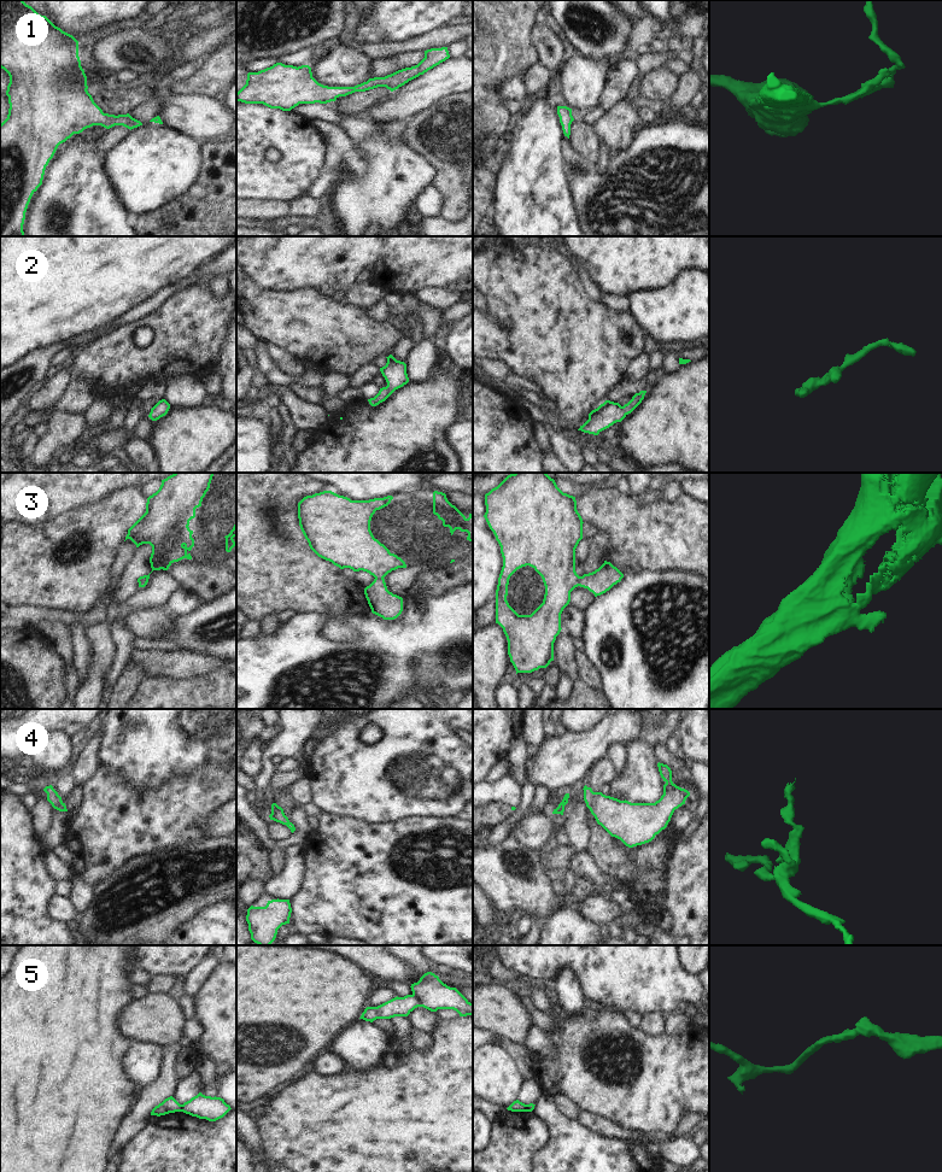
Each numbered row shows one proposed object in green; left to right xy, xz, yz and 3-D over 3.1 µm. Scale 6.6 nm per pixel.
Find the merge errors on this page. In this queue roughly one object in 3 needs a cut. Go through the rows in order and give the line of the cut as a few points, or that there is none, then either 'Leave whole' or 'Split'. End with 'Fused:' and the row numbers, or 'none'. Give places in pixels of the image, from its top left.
1: No split. Leave whole
2: No split. Leave whole
3: No split. Leave whole
4: No split. Leave whole
5: Split along xz (413, 994), (420, 1006). Split
Fused: 5.

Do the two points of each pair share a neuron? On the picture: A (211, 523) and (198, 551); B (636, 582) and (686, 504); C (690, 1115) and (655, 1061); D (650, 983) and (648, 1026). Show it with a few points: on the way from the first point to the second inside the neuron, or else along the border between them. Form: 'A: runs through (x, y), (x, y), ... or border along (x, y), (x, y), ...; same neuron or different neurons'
A: runs through (209, 531), (200, 544); same neuron
B: border along (673, 569), (639, 569), (624, 574); different neurons
C: border along (696, 1109), (688, 1109), (680, 1120); different neurons
D: border along (665, 1013), (645, 1013), (643, 1015); different neurons

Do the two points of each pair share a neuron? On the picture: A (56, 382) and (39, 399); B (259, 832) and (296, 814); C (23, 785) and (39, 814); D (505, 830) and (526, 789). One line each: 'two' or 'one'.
A: one
B: one
C: two
D: one

